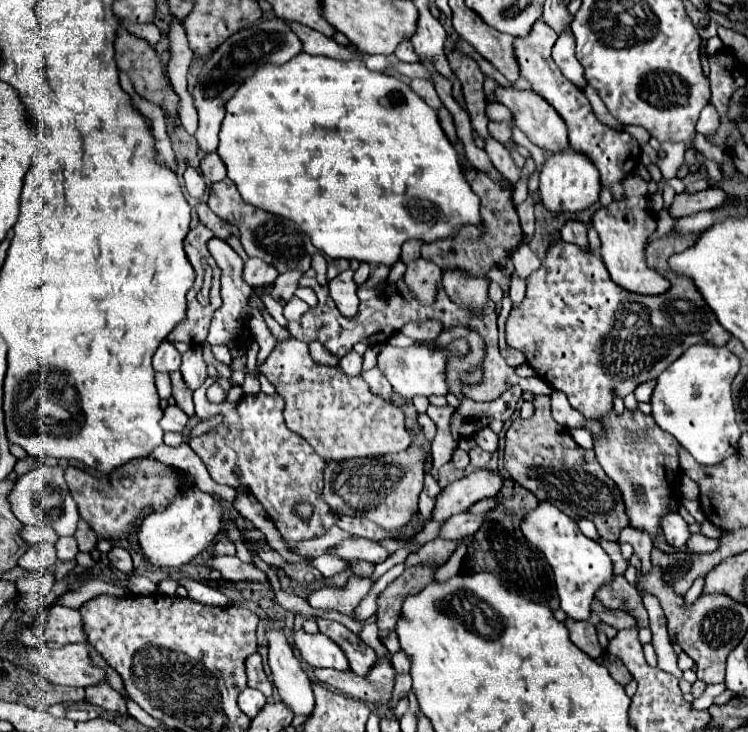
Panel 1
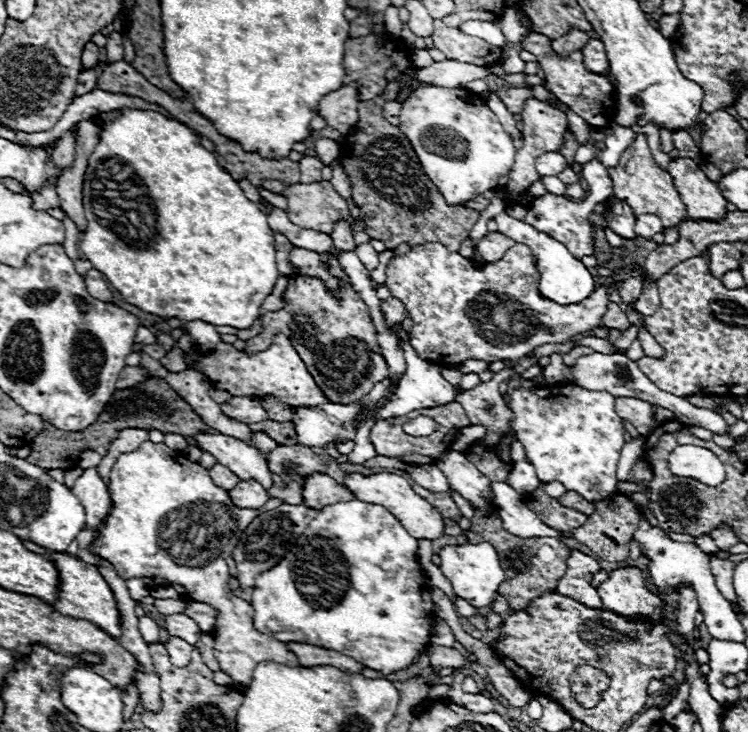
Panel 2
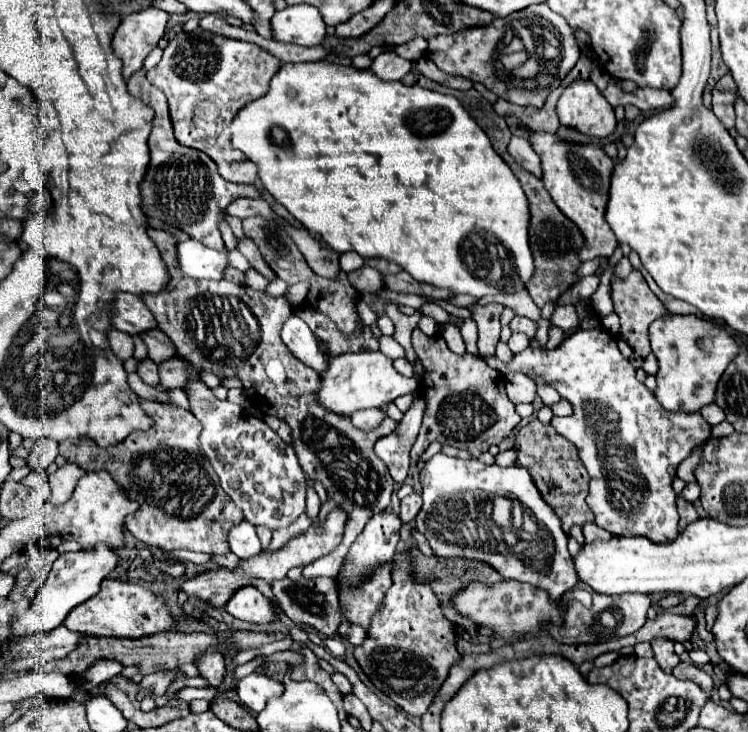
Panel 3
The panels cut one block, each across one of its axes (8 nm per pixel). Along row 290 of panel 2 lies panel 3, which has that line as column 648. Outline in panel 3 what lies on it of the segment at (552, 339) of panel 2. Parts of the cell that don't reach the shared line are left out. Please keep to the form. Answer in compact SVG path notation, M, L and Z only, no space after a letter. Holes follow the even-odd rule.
M606 328L578 330L566 338L554 350L526 348L522 354L516 354L508 364L500 362L496 356L482 358L488 366L494 366L502 374L524 372L538 374L550 382L562 398L566 398L574 414L570 418L552 418L554 430L568 438L582 458L582 464L590 476L586 502L596 516L596 524L608 530L614 536L644 536L652 542L670 542L678 534L678 512L676 512L676 492L672 490L672 480L682 460L686 460L700 444L710 438L712 426L702 418L702 414L684 414L684 412L666 412L656 400L654 394L636 380L636 370L620 354L616 336ZM590 592L590 598L592 598L592 604L588 608L580 606L580 602L576 600L568 600L564 624L560 628L552 626L548 634L564 644L592 644L592 642L606 642L606 640L622 638L622 636L636 632L646 622L646 612L652 602L648 594L604 596L604 594Z

